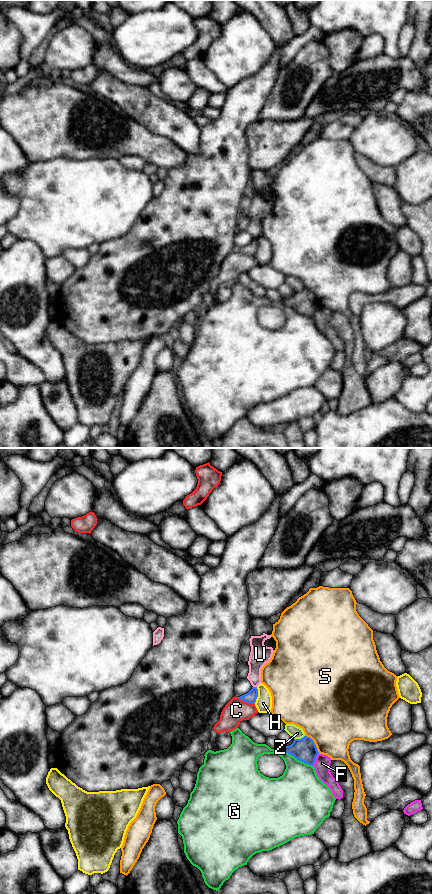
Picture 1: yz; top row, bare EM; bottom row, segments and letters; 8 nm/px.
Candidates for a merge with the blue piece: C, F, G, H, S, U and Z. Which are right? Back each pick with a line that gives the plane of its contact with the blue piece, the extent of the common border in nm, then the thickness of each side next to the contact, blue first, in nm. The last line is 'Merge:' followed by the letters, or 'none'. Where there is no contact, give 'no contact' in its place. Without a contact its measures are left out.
Merge: none

